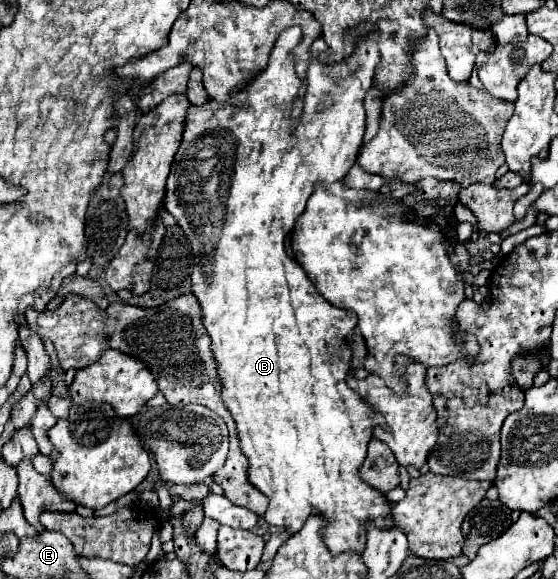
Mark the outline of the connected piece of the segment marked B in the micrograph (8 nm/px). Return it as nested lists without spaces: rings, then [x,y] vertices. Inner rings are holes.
[[[300,26],[286,28],[278,36],[278,40],[276,40],[276,44],[272,48],[268,68],[262,74],[258,74],[242,92],[234,94],[232,100],[228,100],[228,103],[222,104],[210,100],[204,106],[190,106],[188,118],[186,118],[184,138],[182,138],[182,144],[180,144],[178,152],[176,152],[176,156],[174,156],[172,170],[170,170],[168,184],[166,184],[166,210],[176,218],[176,222],[184,230],[186,238],[190,240],[192,254],[196,258],[196,266],[194,266],[194,270],[190,274],[192,294],[196,296],[196,300],[198,300],[198,304],[202,308],[202,324],[204,324],[204,328],[206,328],[206,332],[210,336],[210,342],[212,342],[214,360],[218,364],[218,378],[220,378],[220,384],[222,384],[222,402],[226,404],[226,408],[230,410],[230,414],[232,414],[232,418],[236,422],[240,448],[242,448],[242,454],[248,458],[248,464],[250,464],[248,466],[248,480],[250,480],[250,484],[254,488],[258,488],[270,500],[270,506],[268,506],[268,510],[264,514],[264,520],[270,526],[284,528],[284,530],[292,532],[292,534],[296,534],[312,514],[318,514],[318,516],[324,518],[326,526],[330,528],[330,530],[322,532],[322,538],[324,538],[326,548],[332,552],[332,556],[338,556],[342,552],[362,554],[364,548],[366,548],[366,532],[368,532],[370,522],[374,522],[376,528],[390,528],[390,524],[394,524],[392,506],[388,504],[388,498],[380,490],[366,484],[358,474],[360,466],[366,460],[366,448],[368,448],[368,442],[374,436],[372,434],[374,428],[376,426],[386,428],[386,422],[378,412],[372,412],[372,408],[360,398],[360,394],[356,394],[346,384],[346,372],[348,372],[348,366],[350,366],[350,346],[346,346],[346,334],[356,328],[354,312],[330,304],[326,298],[322,298],[316,292],[314,284],[308,282],[302,268],[292,266],[294,260],[286,256],[284,240],[292,232],[296,220],[306,212],[306,202],[316,190],[314,184],[320,184],[320,182],[332,184],[332,182],[342,180],[348,174],[350,166],[356,162],[356,156],[358,156],[358,150],[360,150],[360,144],[362,144],[362,138],[364,138],[364,124],[366,124],[364,94],[372,86],[374,70],[376,70],[376,64],[380,62],[378,34],[372,32],[372,34],[364,36],[358,42],[354,54],[346,62],[334,64],[334,66],[318,62],[318,54],[326,50],[326,44],[324,44],[322,38],[314,40],[314,44],[312,44],[312,62],[310,62],[310,70],[308,70],[308,92],[304,96],[304,110],[302,110],[302,114],[298,118],[296,132],[292,132],[290,130],[290,112],[294,108],[294,100],[296,100],[296,94],[298,94],[298,88],[302,86],[302,82],[294,74],[294,56],[290,56],[290,50],[300,42],[300,38],[302,38]]]

